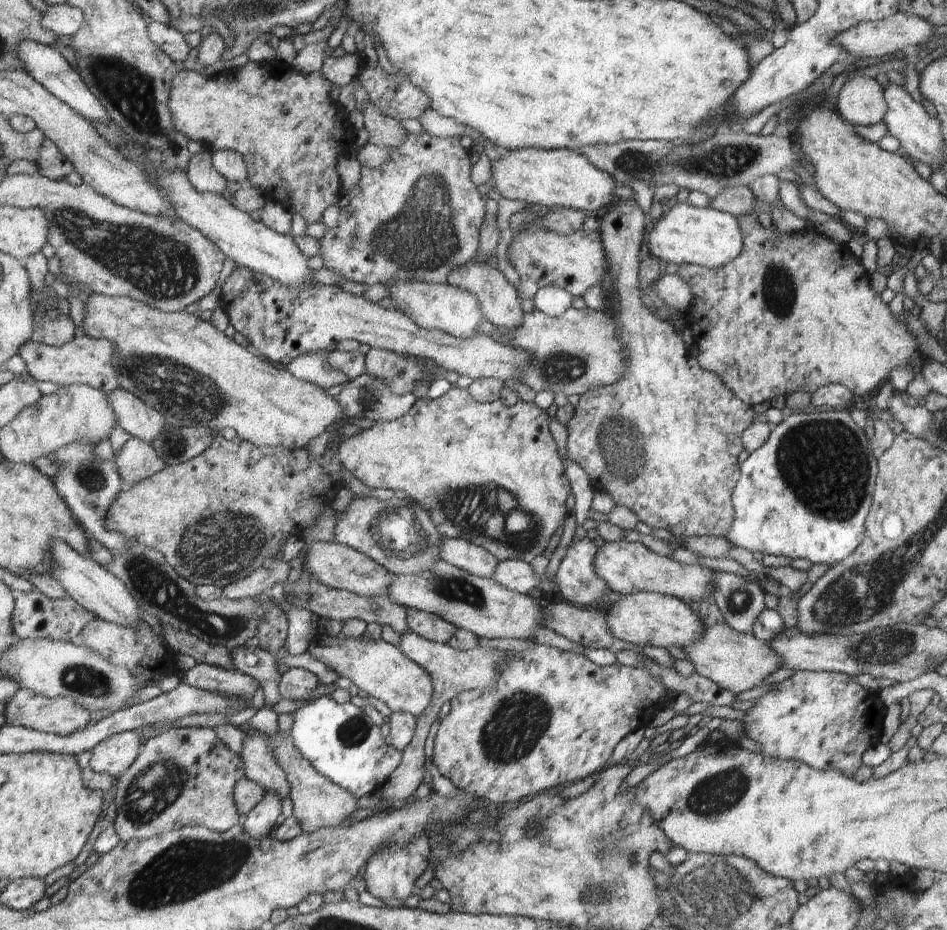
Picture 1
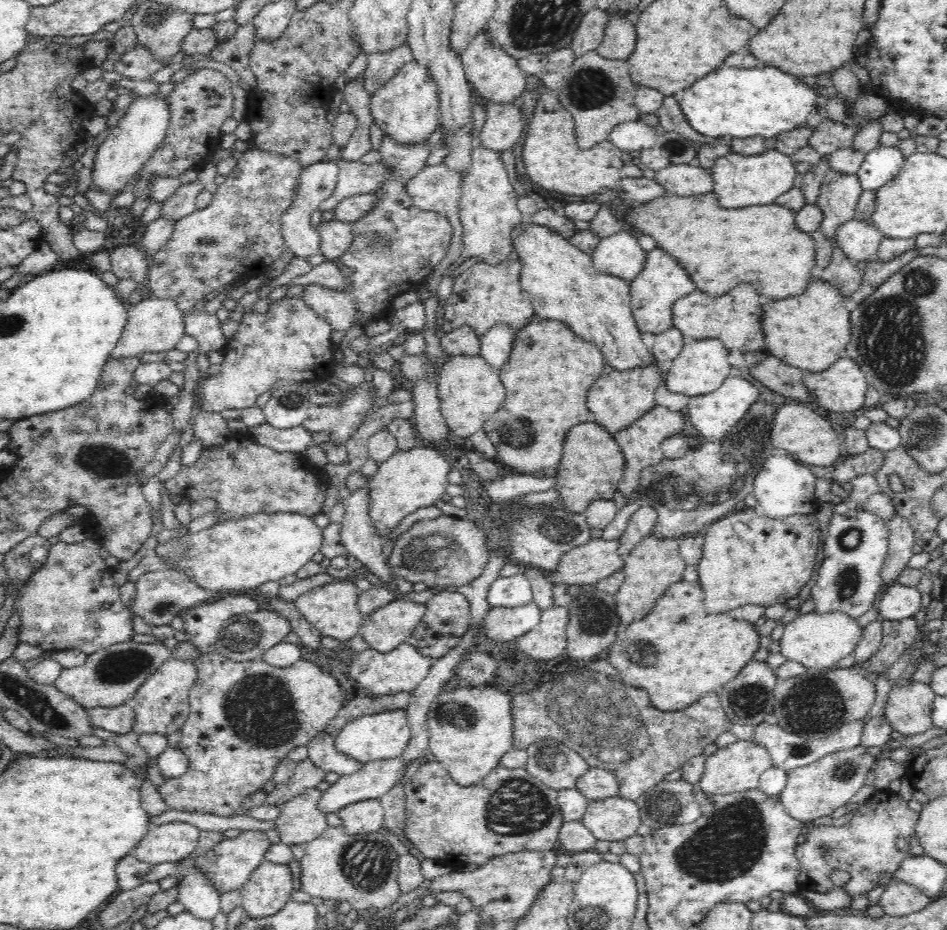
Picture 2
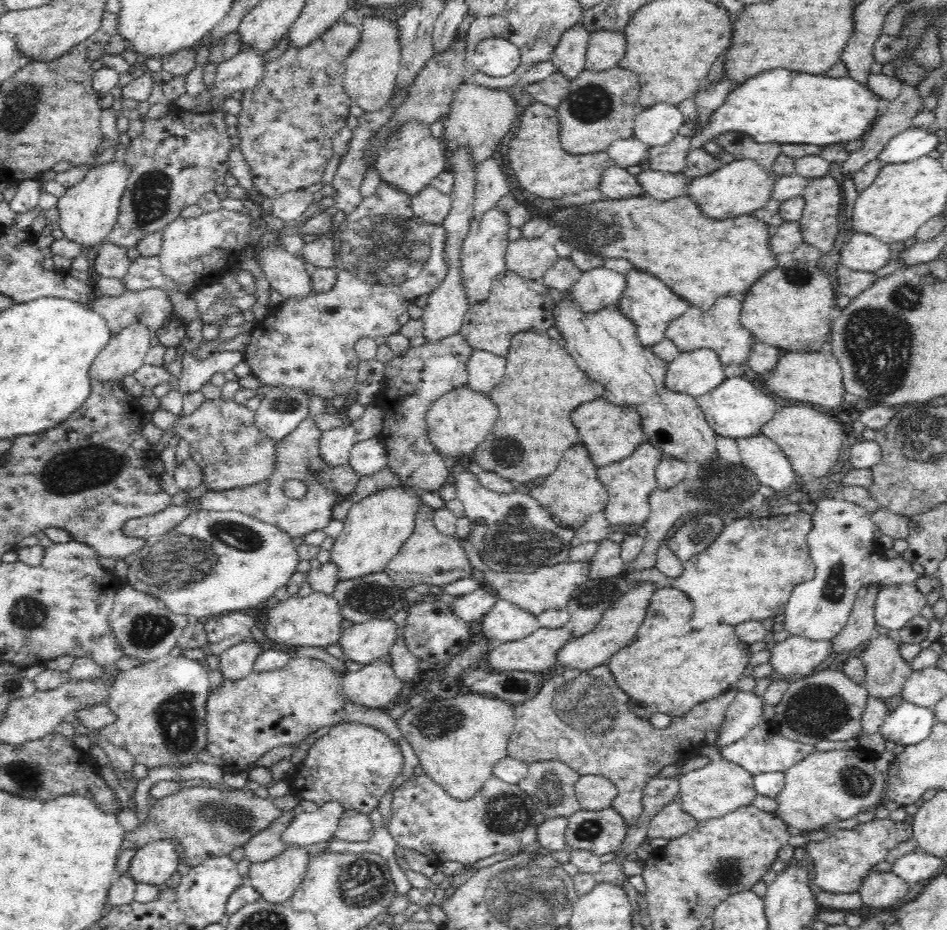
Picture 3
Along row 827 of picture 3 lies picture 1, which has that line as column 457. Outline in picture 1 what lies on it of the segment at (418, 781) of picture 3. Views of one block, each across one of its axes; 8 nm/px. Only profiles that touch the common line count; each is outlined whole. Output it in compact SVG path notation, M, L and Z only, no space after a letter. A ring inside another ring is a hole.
M455 386L448 391L447 394L440 396L440 398L431 400L430 398L422 398L418 399L417 402L414 402L414 406L410 408L410 411L405 416L398 418L394 421L376 421L372 428L368 428L368 430L362 430L358 436L354 436L352 438L348 438L348 440L340 439L339 448L337 449L337 454L339 460L343 463L344 469L353 474L356 479L363 482L366 486L370 488L383 488L383 489L392 489L393 491L400 491L406 493L406 498L411 499L416 505L419 504L421 508L430 516L432 523L436 526L436 529L439 531L439 534L442 537L448 539L462 539L464 541L470 542L475 546L481 547L486 551L489 551L499 562L500 561L514 561L518 560L521 562L531 563L534 558L537 556L543 556L544 552L546 552L546 548L550 544L550 540L552 540L552 536L554 536L554 532L558 530L562 525L565 524L566 519L569 516L569 512L566 508L566 502L569 495L571 493L571 483L568 480L568 476L566 476L566 470L564 468L564 464L562 463L562 456L560 456L557 445L554 442L554 438L549 430L549 416L547 412L543 409L540 409L534 402L526 403L518 401L515 406L506 407L500 401L493 401L488 403L478 403L474 401L474 398L471 398L471 395L467 392L466 389L457 389Z

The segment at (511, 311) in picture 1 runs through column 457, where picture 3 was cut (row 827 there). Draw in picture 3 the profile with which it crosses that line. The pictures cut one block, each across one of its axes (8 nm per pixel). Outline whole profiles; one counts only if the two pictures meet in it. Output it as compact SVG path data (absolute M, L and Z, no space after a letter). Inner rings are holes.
M297 798L297 804L292 808L292 811L284 812L283 816L280 816L274 823L265 830L255 834L245 845L244 857L248 862L258 863L266 862L273 856L278 856L278 853L284 852L288 846L281 841L281 836L286 828L290 826L290 822L302 813L299 802L301 798Z

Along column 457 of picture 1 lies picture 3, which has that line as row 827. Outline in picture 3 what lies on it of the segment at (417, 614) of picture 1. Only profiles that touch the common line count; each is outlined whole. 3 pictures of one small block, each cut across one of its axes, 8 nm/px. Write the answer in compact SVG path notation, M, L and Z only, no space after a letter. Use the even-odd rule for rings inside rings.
M608 663L600 664L596 668L588 668L588 670L566 668L560 676L548 676L548 678L550 680L544 682L544 686L539 689L534 698L512 708L515 715L515 728L507 745L507 757L528 765L546 760L558 760L578 772L580 777L584 775L605 776L618 789L612 806L626 821L628 829L634 826L643 814L643 788L646 782L652 777L656 777L657 773L662 770L662 766L667 766L664 764L666 758L644 758L644 756L650 756L650 754L672 756L674 750L676 752L680 750L682 740L690 742L690 757L670 758L670 765L680 760L687 762L698 756L699 751L707 744L706 734L711 731L719 732L730 704L740 692L737 688L733 688L724 695L707 700L704 704L698 704L685 716L672 718L672 723L667 729L658 730L652 726L650 720L634 716L630 709L630 699L618 687Z

